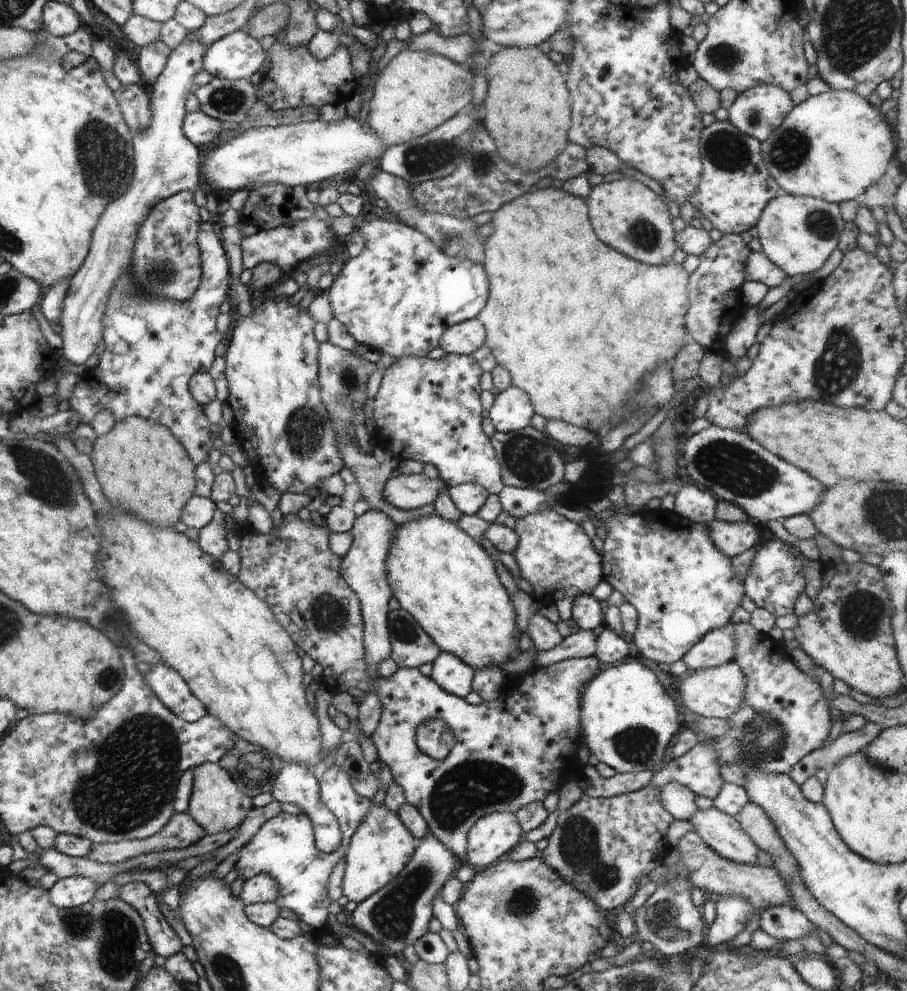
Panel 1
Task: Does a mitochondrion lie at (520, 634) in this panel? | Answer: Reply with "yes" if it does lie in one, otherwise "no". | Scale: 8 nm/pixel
no

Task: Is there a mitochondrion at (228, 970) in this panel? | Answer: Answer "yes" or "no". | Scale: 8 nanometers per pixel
yes

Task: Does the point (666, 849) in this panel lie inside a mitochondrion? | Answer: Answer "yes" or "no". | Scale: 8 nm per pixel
no

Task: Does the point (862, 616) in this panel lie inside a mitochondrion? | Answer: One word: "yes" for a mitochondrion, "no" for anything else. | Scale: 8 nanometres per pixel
yes

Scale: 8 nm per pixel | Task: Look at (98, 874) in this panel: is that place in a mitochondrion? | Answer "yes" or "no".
no

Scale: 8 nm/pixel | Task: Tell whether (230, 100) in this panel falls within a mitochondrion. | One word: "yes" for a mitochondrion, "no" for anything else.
yes

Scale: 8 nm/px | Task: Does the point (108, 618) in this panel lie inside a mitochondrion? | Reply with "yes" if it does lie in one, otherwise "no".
yes

